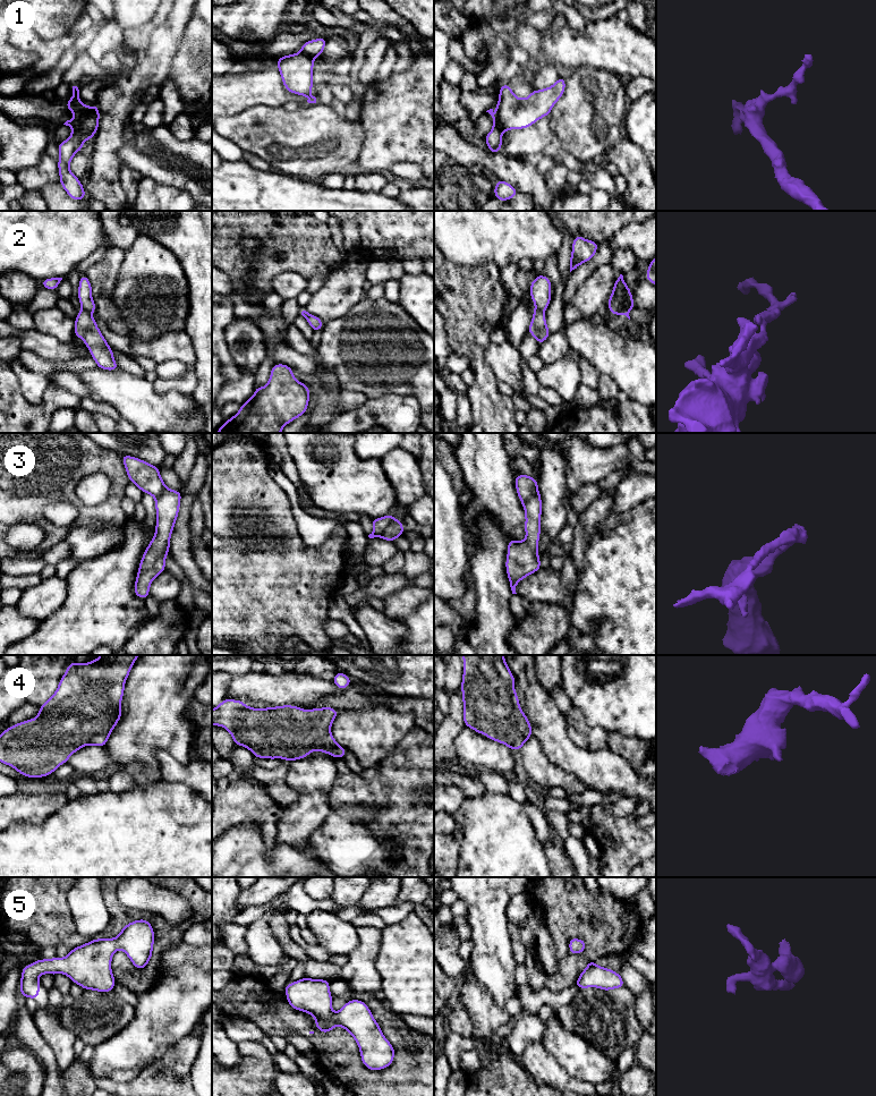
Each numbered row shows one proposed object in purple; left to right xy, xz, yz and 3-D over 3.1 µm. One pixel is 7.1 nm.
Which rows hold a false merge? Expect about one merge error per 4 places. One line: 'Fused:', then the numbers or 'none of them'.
Fused: 1, 2, 3

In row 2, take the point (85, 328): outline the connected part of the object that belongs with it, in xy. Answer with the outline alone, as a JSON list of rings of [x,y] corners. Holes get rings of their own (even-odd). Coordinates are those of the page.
[[[83,308],[75,318],[74,334],[84,341],[99,368],[119,369],[113,357],[113,350],[97,328],[96,321],[91,313]]]

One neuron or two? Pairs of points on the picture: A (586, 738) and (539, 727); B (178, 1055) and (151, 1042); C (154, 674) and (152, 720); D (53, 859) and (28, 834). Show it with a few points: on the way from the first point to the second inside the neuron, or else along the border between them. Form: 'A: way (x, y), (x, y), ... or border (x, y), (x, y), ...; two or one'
A: border (563, 716), (568, 736), (577, 745), (589, 750); two
B: border (187, 1034), (177, 1039), (145, 1067); two
C: way (154, 686), (154, 708); one
D: way (48, 854), (34, 840); one

